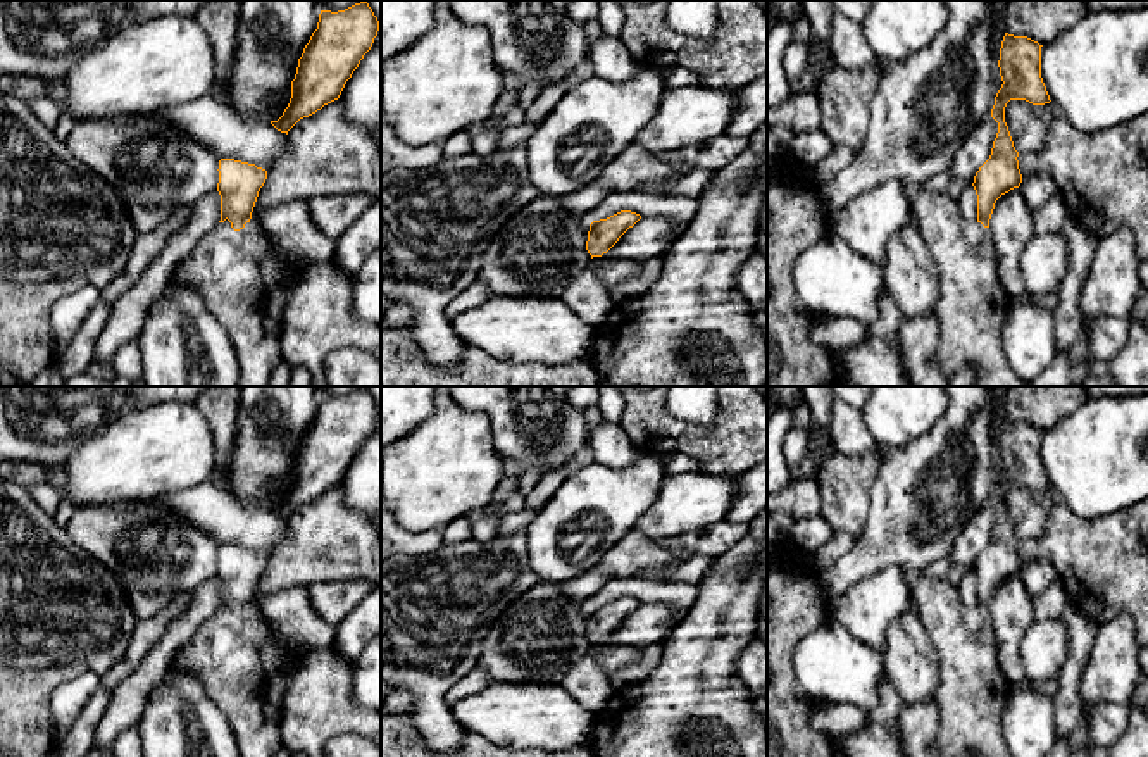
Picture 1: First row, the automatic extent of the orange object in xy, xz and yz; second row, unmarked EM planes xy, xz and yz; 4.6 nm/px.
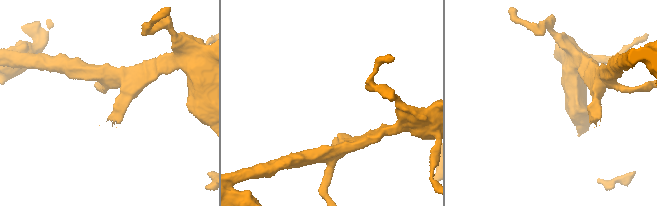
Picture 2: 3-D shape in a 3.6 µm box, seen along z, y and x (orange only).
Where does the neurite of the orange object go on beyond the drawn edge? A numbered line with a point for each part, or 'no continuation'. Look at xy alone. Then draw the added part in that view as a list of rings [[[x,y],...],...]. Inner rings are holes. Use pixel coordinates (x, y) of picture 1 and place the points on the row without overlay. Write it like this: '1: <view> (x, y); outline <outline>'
1: xy (243, 666); outline [[[226,605],[179,647],[169,669],[191,673],[202,683],[209,698],[226,716],[240,757],[274,757],[283,748],[283,698],[300,657],[302,654],[283,643],[259,609],[246,609],[243,616],[234,617]]]

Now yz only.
1: yz (971, 695); outline [[[917,574],[910,578],[910,588],[938,655],[939,685],[934,702],[939,710],[936,743],[941,757],[960,757],[965,752],[976,757],[1014,757],[1001,733],[1001,712],[1012,685],[996,655],[991,616],[981,609],[967,609],[948,579]]]

